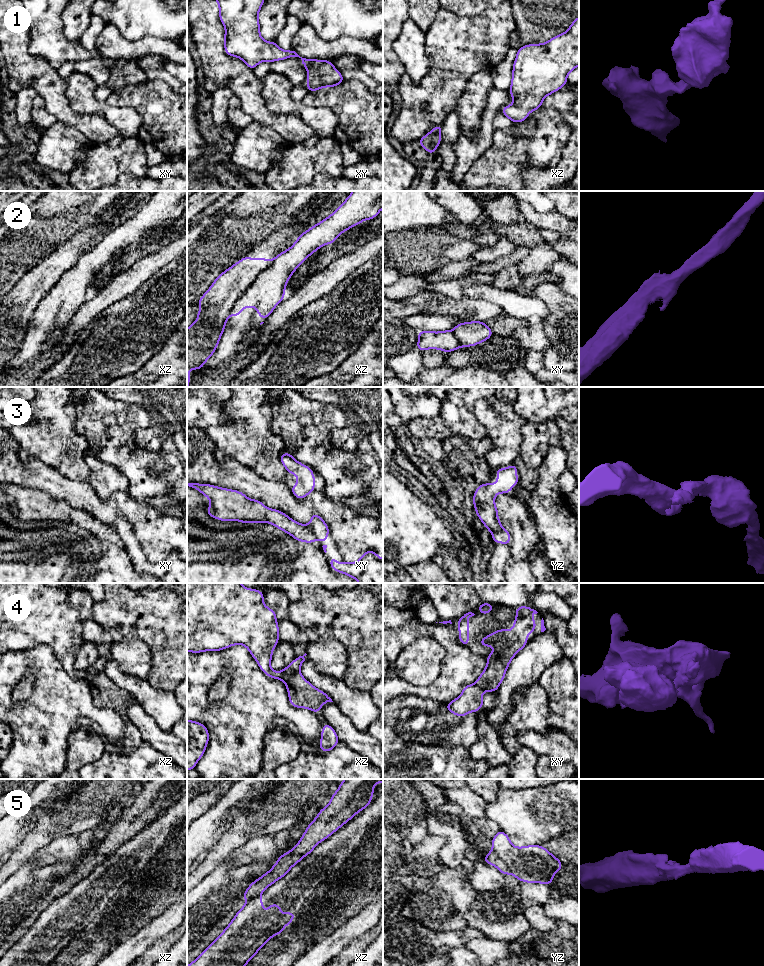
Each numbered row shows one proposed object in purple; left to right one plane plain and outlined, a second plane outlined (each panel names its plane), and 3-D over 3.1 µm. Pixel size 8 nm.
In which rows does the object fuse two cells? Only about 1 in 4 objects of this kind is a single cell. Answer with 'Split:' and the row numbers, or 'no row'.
Split: 2, 3, 4, 5

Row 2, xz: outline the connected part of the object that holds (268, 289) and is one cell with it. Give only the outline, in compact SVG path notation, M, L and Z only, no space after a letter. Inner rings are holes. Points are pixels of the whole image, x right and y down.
M353 191L336 211L318 224L303 232L288 249L279 253L272 264L264 269L254 283L240 296L234 305L232 317L237 317L246 307L255 307L261 319L268 318L276 305L285 297L286 284L293 272L320 247L336 241L341 233L359 225L363 220L372 220L383 208L383 191Z

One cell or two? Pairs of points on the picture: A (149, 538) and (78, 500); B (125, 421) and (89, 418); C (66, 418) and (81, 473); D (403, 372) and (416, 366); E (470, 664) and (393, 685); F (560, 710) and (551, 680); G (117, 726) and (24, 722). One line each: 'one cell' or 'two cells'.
A: one cell
B: one cell
C: one cell
D: one cell
E: one cell
F: one cell
G: one cell

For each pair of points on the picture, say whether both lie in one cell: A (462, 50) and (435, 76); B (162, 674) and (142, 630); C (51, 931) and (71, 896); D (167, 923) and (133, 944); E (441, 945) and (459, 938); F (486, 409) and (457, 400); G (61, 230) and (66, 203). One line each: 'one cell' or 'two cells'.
A: one cell
B: one cell
C: one cell
D: one cell
E: one cell
F: two cells
G: one cell

